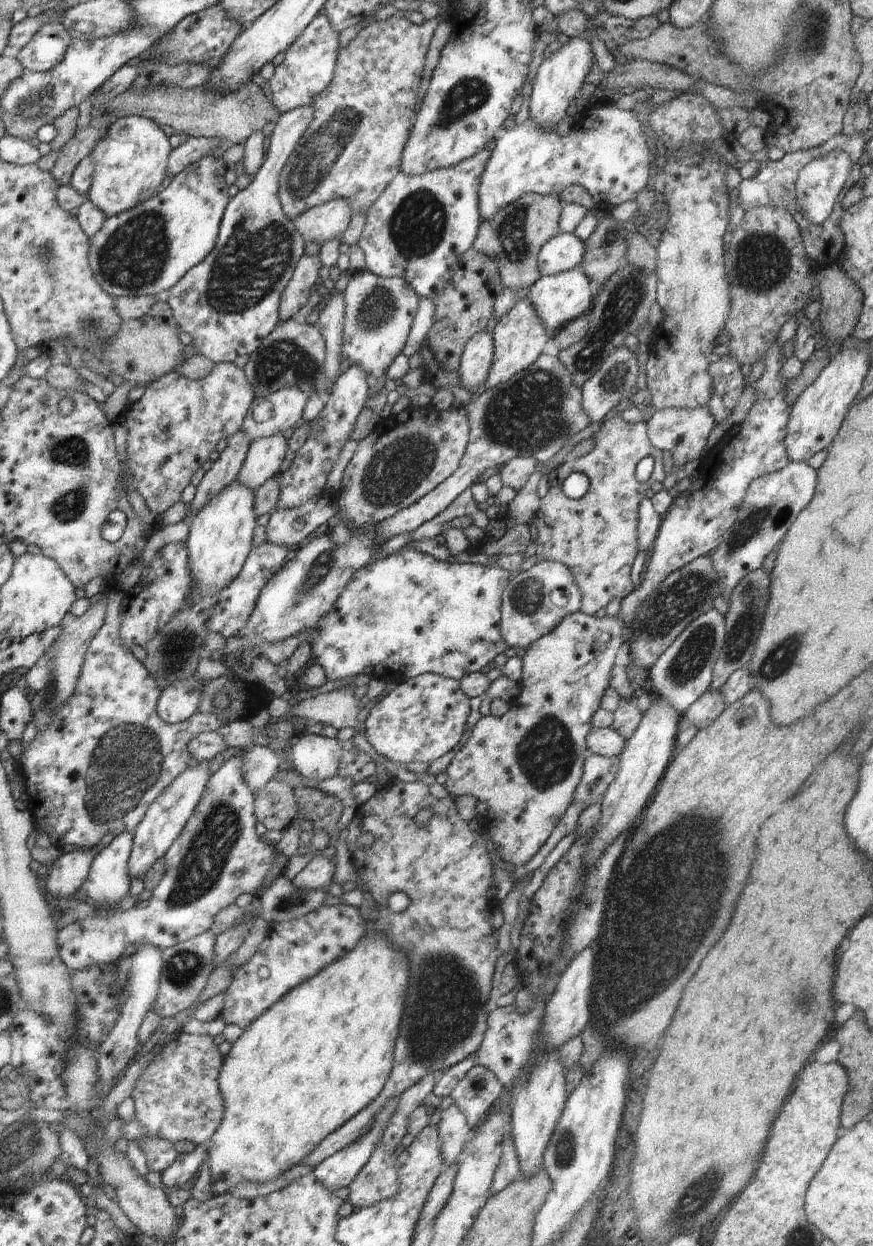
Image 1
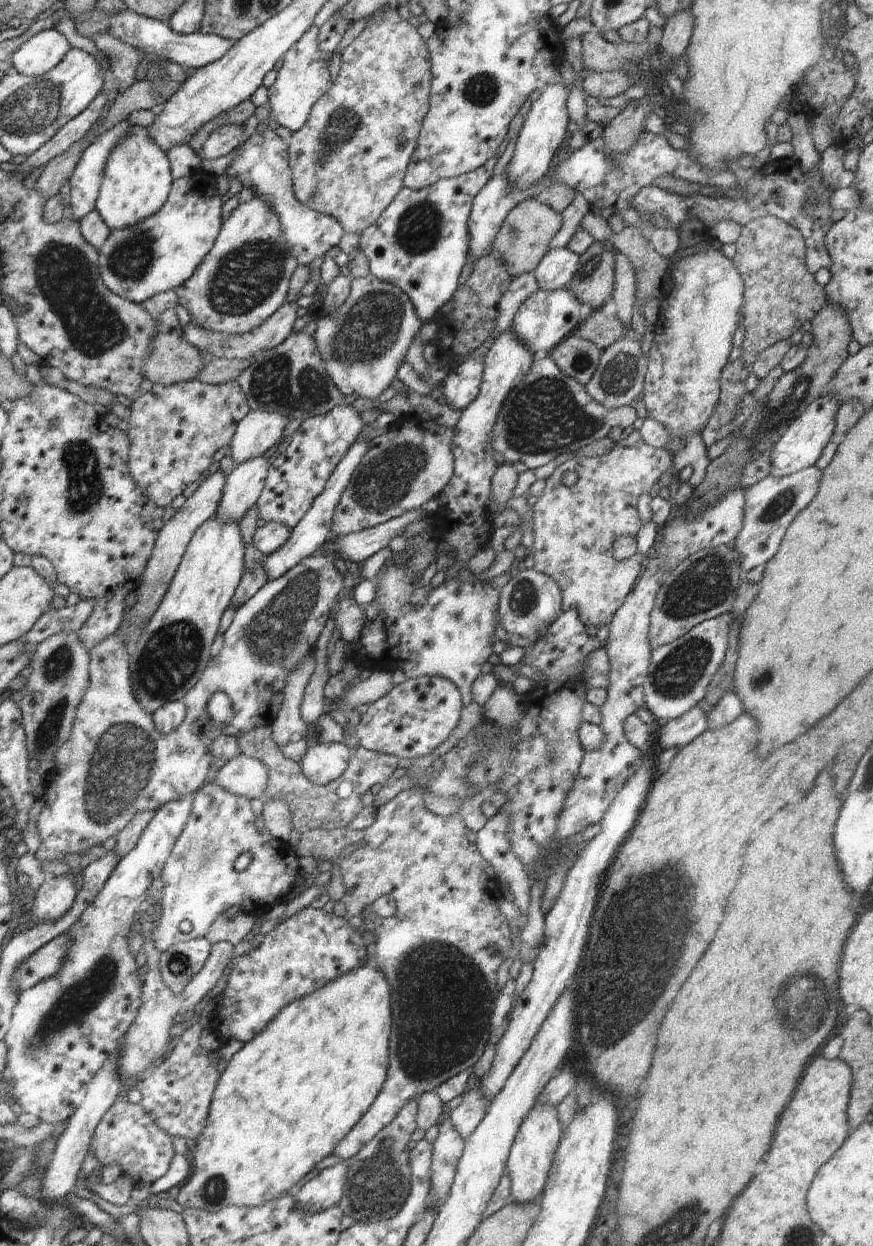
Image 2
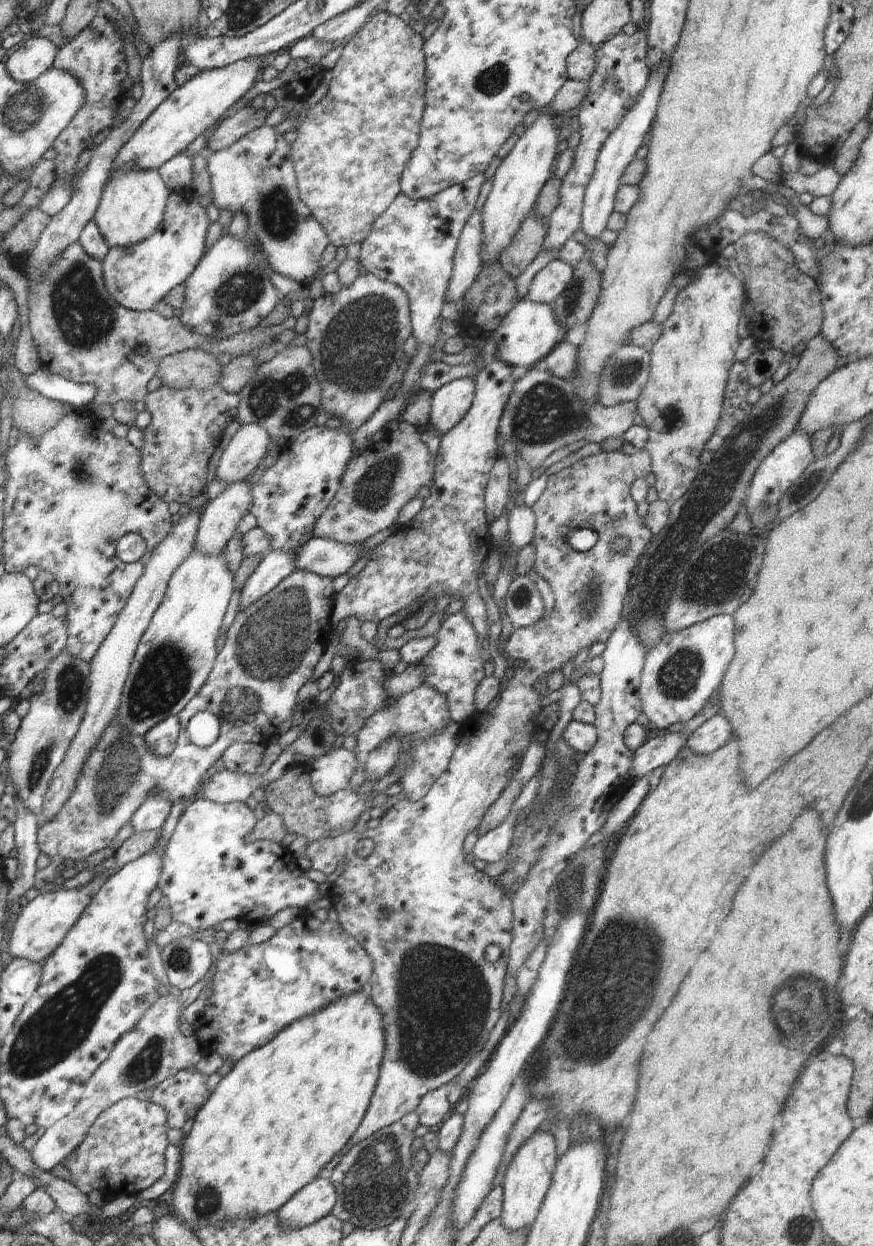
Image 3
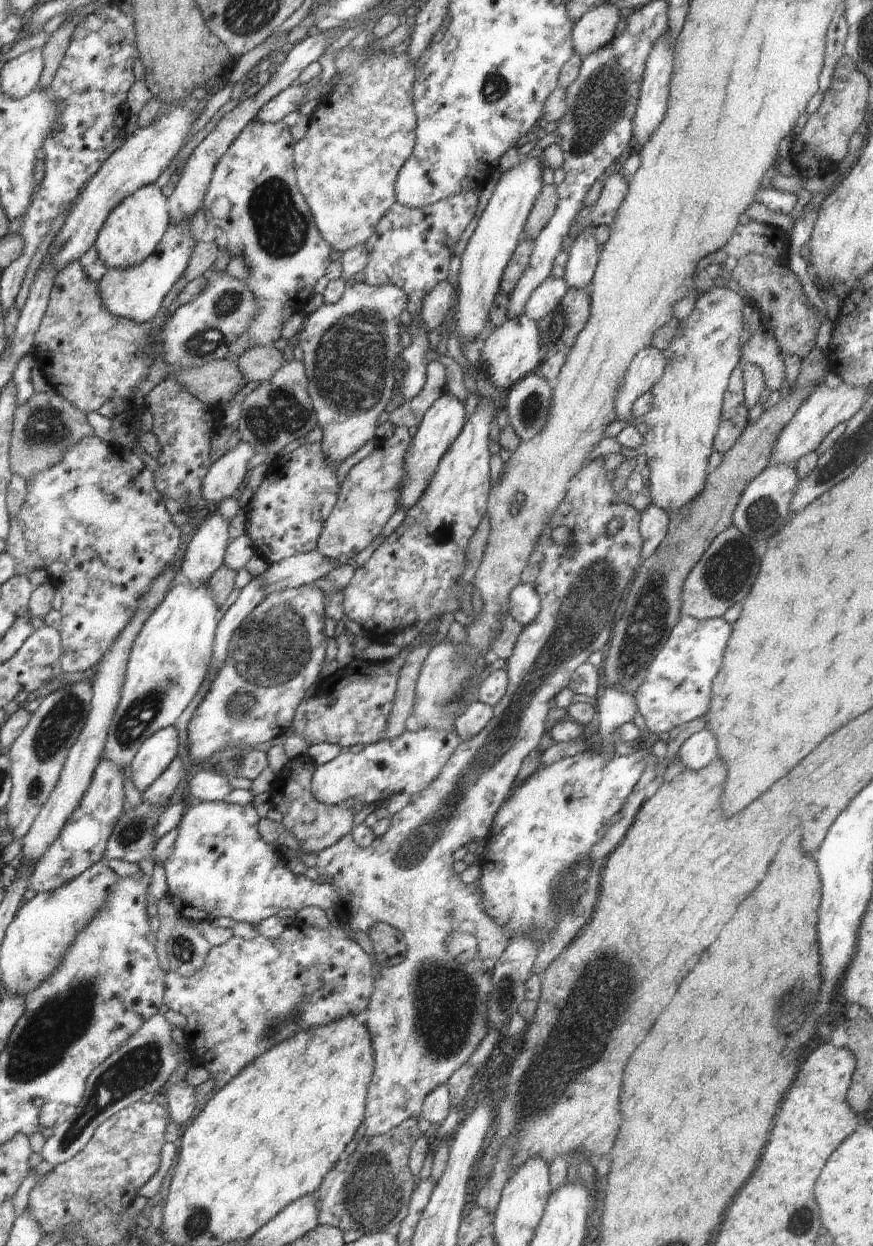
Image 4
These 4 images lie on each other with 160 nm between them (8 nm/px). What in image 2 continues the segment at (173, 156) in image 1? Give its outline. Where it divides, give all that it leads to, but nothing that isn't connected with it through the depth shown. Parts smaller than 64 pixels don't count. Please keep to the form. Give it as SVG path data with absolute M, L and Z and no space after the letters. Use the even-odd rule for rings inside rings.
M226 123L217 129L214 129L208 138L204 141L200 153L196 153L202 160L204 158L215 159L220 156L230 154L232 150L239 148L238 144L242 142L243 126L236 123Z

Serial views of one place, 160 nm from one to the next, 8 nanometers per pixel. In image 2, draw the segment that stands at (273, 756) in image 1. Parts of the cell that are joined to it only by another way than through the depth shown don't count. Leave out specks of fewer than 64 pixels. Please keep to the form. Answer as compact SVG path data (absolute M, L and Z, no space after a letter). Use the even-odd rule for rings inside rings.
M240 754L213 773L211 779L225 791L251 801L264 798L270 774L262 761Z

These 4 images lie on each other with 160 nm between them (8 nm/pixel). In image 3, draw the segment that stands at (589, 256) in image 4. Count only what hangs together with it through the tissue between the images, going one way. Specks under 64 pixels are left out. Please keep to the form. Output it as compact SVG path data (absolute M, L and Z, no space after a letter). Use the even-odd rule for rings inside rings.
M665 60L658 67L652 69L647 85L641 92L638 102L635 102L634 106L623 114L623 119L620 121L618 128L610 133L600 149L594 174L585 190L581 212L580 229L588 238L600 238L600 234L607 228L608 219L614 211L615 194L621 185L620 176L622 176L628 164L634 160L638 148L646 144L648 140L667 72L668 66L666 66Z

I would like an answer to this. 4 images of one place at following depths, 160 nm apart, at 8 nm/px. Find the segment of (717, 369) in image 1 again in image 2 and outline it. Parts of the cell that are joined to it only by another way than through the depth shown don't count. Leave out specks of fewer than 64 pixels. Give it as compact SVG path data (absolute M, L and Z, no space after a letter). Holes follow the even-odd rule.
M741 360L728 362L724 366L718 404L708 424L700 432L707 449L742 428L753 412L756 400L744 385L749 375L749 368Z

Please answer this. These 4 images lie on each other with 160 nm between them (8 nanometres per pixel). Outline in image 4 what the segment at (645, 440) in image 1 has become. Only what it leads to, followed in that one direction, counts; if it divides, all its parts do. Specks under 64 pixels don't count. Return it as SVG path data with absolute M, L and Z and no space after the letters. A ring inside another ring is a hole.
M602 456L590 461L588 464L584 465L572 480L570 480L569 489L562 499L562 502L558 505L556 512L549 518L549 523L545 526L541 537L539 538L538 545L543 552L543 563L541 564L541 569L536 578L535 591L541 600L541 609L536 617L529 625L523 628L523 631L519 634L517 638L516 645L514 646L514 652L512 656L507 660L507 675L508 675L508 686L506 694L502 697L500 702L493 706L494 716L492 720L481 730L476 736L468 739L466 742L461 742L452 753L452 756L448 759L448 762L443 766L440 774L427 786L423 791L417 792L415 795L410 797L409 803L402 808L398 813L389 816L391 819L391 824L389 830L385 835L375 837L374 842L370 844L369 847L360 848L353 839L351 834L344 835L334 846L324 849L322 852L317 854L318 861L315 869L319 875L324 875L326 877L332 877L334 879L333 886L339 890L341 894L340 904L335 906L335 913L339 917L339 925L346 932L352 934L351 939L358 943L365 951L369 954L370 958L373 958L372 944L370 944L370 938L366 937L369 928L375 922L386 922L394 928L398 928L400 932L404 935L407 942L407 953L403 962L394 965L393 967L382 967L375 965L373 968L374 977L374 990L372 996L370 997L368 1006L363 1014L362 1023L368 1029L370 1033L372 1048L374 1051L375 1067L373 1075L371 1076L370 1084L367 1086L367 1099L365 1104L364 1113L364 1134L369 1137L375 1137L376 1135L386 1134L389 1130L396 1128L399 1124L402 1124L405 1120L416 1119L419 1120L421 1116L421 1108L426 1096L428 1096L437 1086L446 1085L448 1078L458 1070L462 1068L462 1064L468 1062L468 1058L474 1054L476 1048L489 1030L489 1024L487 1022L487 1008L488 1008L488 995L492 992L493 984L491 981L492 973L496 963L499 961L500 956L507 947L507 943L510 938L507 929L503 927L500 923L497 923L495 919L490 918L488 913L480 905L481 901L481 890L476 886L476 884L465 885L460 881L460 876L453 874L452 866L454 864L452 854L458 848L462 846L467 846L470 842L478 842L487 838L490 823L495 817L497 810L500 805L505 801L509 790L513 787L514 780L520 772L520 766L524 762L524 758L530 754L530 752L541 747L546 742L546 734L548 732L548 712L550 712L550 707L548 702L555 698L556 695L568 686L572 672L576 670L581 664L588 662L588 657L593 652L597 650L605 651L608 647L609 641L611 640L611 632L613 630L614 616L616 616L616 610L620 606L620 601L623 600L624 589L631 584L631 580L634 578L634 572L636 568L642 563L640 560L642 537L639 531L639 524L641 521L641 514L637 509L634 509L631 504L624 504L620 501L619 494L623 488L625 488L625 482L630 473L634 470L639 470L641 467L637 465L636 460L627 459L623 462L616 471L615 480L610 483L606 474L604 473L605 460ZM612 518L622 518L622 526L616 532L616 534L608 534L606 531L606 526ZM556 527L566 527L570 529L571 537L574 543L577 543L577 548L571 551L568 547L563 547L557 542L552 540L552 533ZM450 933L466 933L474 936L477 940L478 952L476 956L467 963L462 963L456 959L451 959L448 956L447 948L445 945L445 938Z

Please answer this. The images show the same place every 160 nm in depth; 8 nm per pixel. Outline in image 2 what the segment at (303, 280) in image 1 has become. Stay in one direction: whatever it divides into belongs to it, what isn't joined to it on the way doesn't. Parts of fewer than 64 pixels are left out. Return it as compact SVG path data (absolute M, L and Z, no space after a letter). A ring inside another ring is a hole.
M296 301L293 303L285 302L266 322L263 322L258 328L250 330L246 334L231 335L228 333L217 333L200 328L197 324L190 321L183 326L183 337L198 350L204 350L208 354L214 354L217 357L224 357L225 359L251 359L260 351L267 351L276 348L288 338L294 328L294 321L296 320Z

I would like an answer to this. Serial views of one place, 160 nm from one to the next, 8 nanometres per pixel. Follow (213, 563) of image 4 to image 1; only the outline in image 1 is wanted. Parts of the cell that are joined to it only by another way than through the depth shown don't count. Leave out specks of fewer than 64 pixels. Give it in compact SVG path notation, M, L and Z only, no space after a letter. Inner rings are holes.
M278 433L271 437L262 437L250 444L242 468L237 474L237 481L256 493L264 481L278 475L289 449L288 436L289 434Z

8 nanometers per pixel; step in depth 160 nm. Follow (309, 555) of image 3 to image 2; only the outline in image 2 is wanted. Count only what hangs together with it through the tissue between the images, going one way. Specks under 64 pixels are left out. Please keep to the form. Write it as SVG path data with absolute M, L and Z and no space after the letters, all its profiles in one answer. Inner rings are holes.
M418 508L371 529L349 535L332 535L317 554L328 555L332 560L342 557L344 560L351 560L353 565L358 564L362 560L368 560L378 550L382 550L392 538L400 536L408 524L428 516L432 515L428 515L425 510Z

